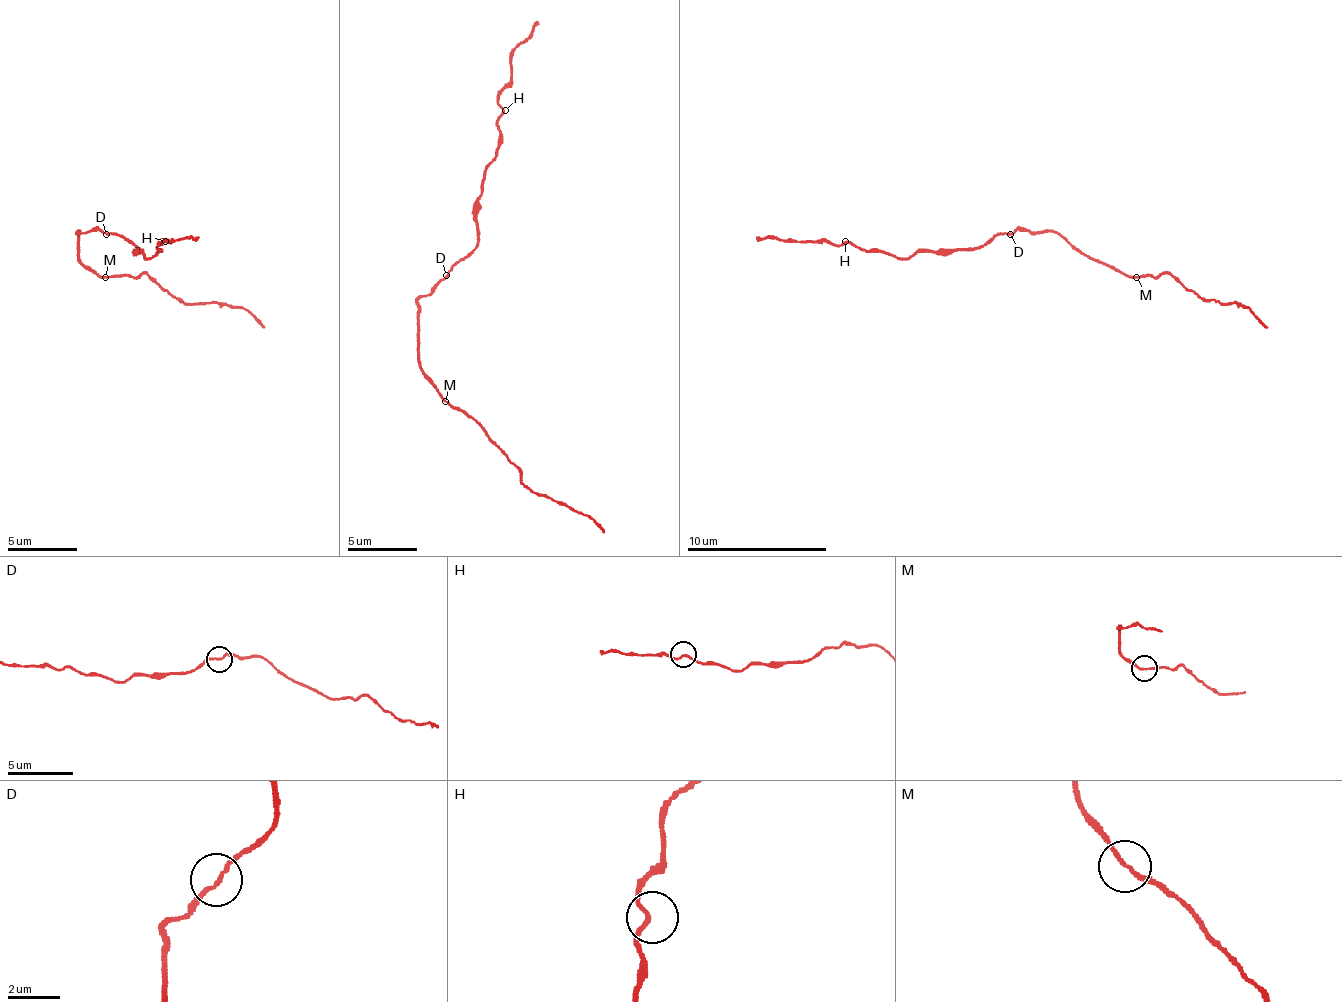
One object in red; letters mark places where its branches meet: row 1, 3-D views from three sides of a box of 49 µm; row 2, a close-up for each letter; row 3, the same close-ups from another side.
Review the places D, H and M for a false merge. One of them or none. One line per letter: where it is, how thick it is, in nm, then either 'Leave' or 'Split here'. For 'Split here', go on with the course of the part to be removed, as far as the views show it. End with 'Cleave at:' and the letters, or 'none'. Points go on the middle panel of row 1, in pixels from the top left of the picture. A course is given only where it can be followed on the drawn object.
D: Place: (446, 275). Thickness 150 nm. Leave
H: Place: (505, 110). Thickness 140 nm. Leave
M: Place: (445, 401). Thickness 140 nm. Split here. Course of the part to remove: (446, 401), (467, 411), (526, 484), (582, 512), (603, 533)
Cleave at: M

